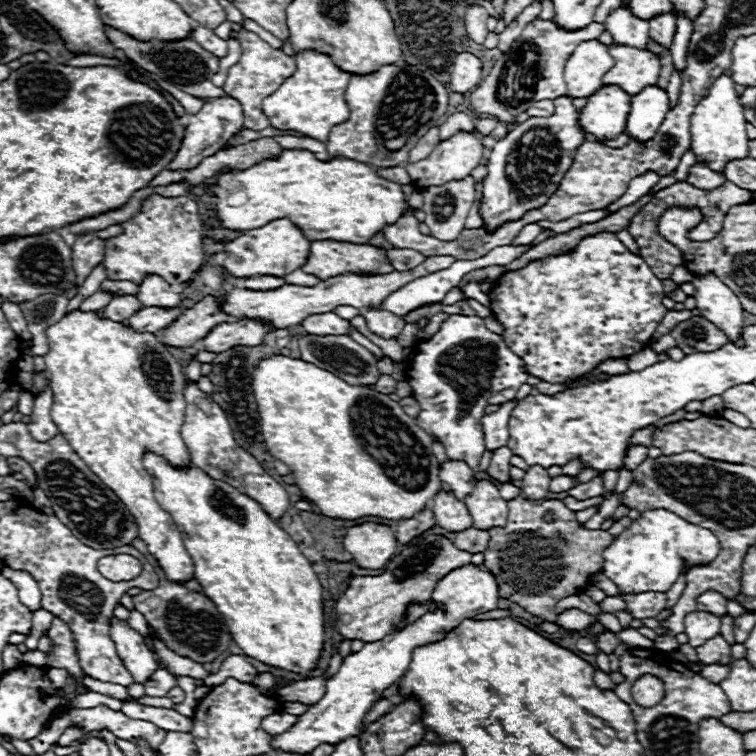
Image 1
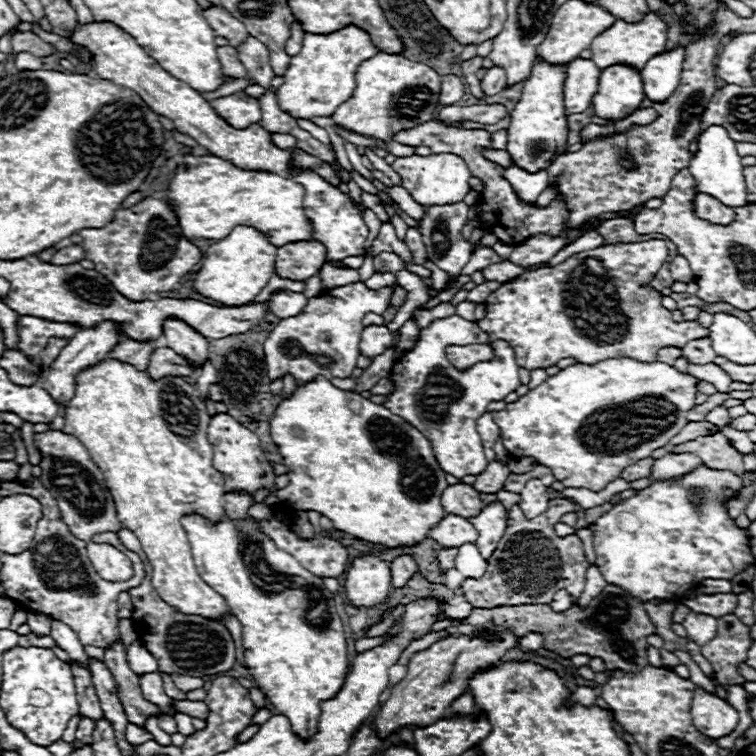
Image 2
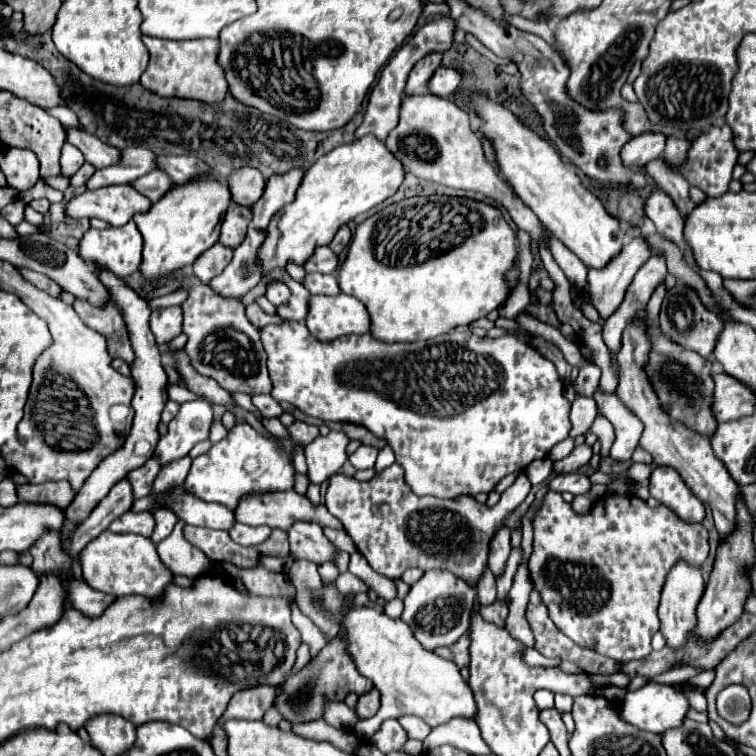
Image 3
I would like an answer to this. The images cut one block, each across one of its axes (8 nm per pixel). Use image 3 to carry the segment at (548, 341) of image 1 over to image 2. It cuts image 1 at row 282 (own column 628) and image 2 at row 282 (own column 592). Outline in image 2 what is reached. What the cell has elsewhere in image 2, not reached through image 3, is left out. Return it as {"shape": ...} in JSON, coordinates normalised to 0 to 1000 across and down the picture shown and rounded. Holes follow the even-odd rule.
{"shape":[[[878,317],[839,323],[799,323],[786,331],[765,333],[730,354],[714,354],[667,373],[643,394],[643,418],[632,426],[648,447],[667,447],[680,458],[685,484],[696,489],[728,487],[743,474],[762,474],[770,481],[786,481],[802,474],[839,474],[865,479],[868,466],[881,458],[905,460],[913,450],[937,444],[939,437],[923,426],[892,426],[889,413],[876,405],[876,389],[862,384],[860,373],[884,341]]]}

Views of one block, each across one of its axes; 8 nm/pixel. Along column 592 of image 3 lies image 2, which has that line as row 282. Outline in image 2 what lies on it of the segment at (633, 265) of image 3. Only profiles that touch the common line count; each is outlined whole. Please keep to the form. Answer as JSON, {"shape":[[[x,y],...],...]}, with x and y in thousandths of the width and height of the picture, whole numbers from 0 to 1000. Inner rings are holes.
{"shape":[[[360,365],[360,370],[354,373],[354,378],[341,389],[333,399],[349,399],[357,394],[357,389],[362,384],[389,384],[389,386],[402,386],[405,384],[405,373],[397,370],[384,370],[384,368],[370,368],[370,365]]]}

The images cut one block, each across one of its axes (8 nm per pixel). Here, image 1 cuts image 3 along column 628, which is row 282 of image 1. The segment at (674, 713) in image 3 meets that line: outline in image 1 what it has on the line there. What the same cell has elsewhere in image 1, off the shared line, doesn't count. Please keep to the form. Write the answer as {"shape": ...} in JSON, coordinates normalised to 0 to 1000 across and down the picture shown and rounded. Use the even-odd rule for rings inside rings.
{"shape":[[[921,362],[915,370],[921,386],[921,405],[926,407],[926,415],[931,415],[942,429],[947,429],[952,437],[960,439],[966,452],[974,452],[981,458],[981,450],[976,447],[981,426],[981,402],[976,392],[944,362]]]}

